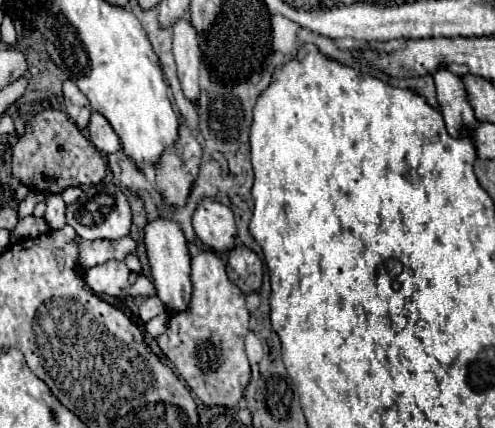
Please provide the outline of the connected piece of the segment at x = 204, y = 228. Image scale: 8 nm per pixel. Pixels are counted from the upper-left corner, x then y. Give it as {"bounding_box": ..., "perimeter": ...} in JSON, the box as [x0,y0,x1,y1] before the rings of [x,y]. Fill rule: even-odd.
{"bounding_box":[192,197,236,253],"perimeter":[[[204,197],[204,201],[198,203],[192,215],[192,225],[196,237],[212,251],[226,253],[236,245],[234,215],[220,201],[212,201],[210,197]]]}

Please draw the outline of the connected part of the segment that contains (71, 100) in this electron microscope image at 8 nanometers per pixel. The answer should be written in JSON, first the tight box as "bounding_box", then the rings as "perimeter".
{"bounding_box":[64,79,90,129],"perimeter":[[[70,79],[64,81],[64,105],[66,105],[66,113],[70,115],[70,119],[80,127],[84,129],[88,125],[88,119],[90,119],[90,101],[88,97],[78,89],[78,85]]]}

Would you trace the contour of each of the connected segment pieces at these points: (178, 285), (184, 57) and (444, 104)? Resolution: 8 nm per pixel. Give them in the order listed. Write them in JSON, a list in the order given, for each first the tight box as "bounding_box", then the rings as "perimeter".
[{"bounding_box":[144,215,192,313],"perimeter":[[[162,215],[154,217],[144,227],[144,243],[146,243],[150,271],[152,271],[152,279],[154,279],[154,285],[158,289],[160,301],[166,305],[168,313],[172,313],[172,311],[186,311],[190,295],[192,295],[190,253],[188,253],[186,237],[182,233],[180,223],[174,221],[174,219],[166,219]]]},{"bounding_box":[174,17,200,101],"perimeter":[[[188,17],[174,23],[174,59],[178,65],[178,77],[184,95],[194,101],[198,97],[198,73],[200,73],[200,49],[198,33]]]},{"bounding_box":[434,67,476,137],"perimeter":[[[440,67],[434,73],[434,83],[436,83],[438,103],[442,107],[442,115],[444,115],[444,123],[446,123],[448,133],[452,137],[458,137],[458,129],[462,125],[466,125],[472,133],[476,117],[470,107],[462,79],[454,73],[448,73],[448,69]]]}]

